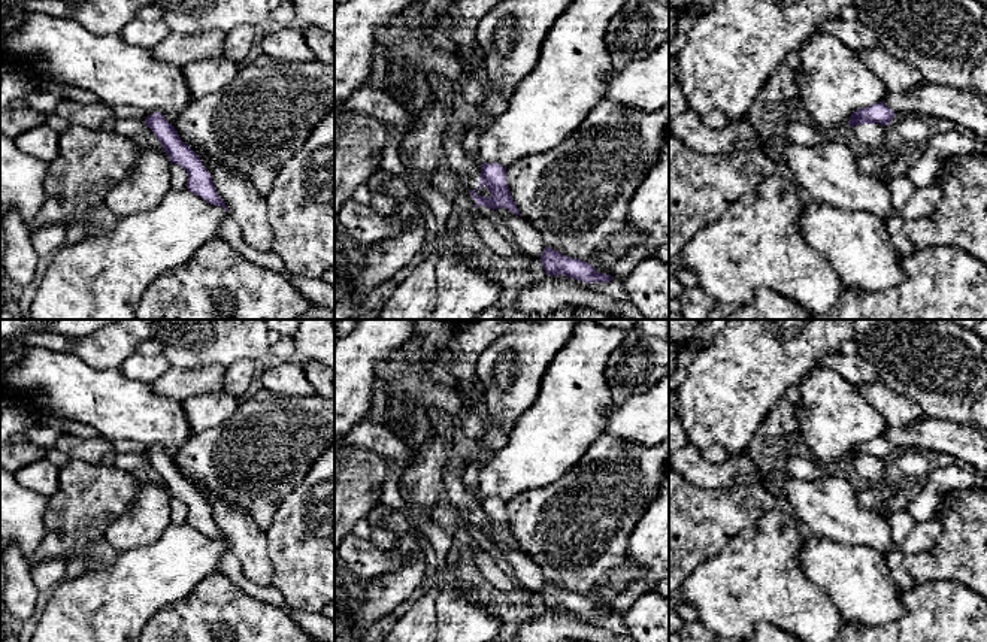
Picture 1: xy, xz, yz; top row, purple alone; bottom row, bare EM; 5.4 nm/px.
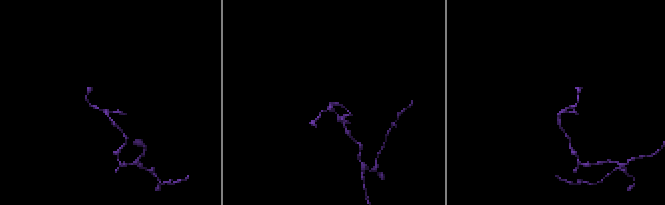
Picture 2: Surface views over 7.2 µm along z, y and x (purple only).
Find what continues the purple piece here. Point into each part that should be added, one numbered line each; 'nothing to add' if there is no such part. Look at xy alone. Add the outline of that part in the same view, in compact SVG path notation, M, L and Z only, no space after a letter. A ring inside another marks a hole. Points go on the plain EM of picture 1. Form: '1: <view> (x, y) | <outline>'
nothing to add

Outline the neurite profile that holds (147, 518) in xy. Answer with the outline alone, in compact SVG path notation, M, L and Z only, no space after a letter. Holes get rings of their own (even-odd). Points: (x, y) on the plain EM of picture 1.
M140 484L134 502L110 523L105 537L118 552L151 545L172 524L170 512L172 496L163 484Z

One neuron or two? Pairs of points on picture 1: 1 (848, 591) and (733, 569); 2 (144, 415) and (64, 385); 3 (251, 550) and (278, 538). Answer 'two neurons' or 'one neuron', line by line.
1: two neurons
2: one neuron
3: two neurons

